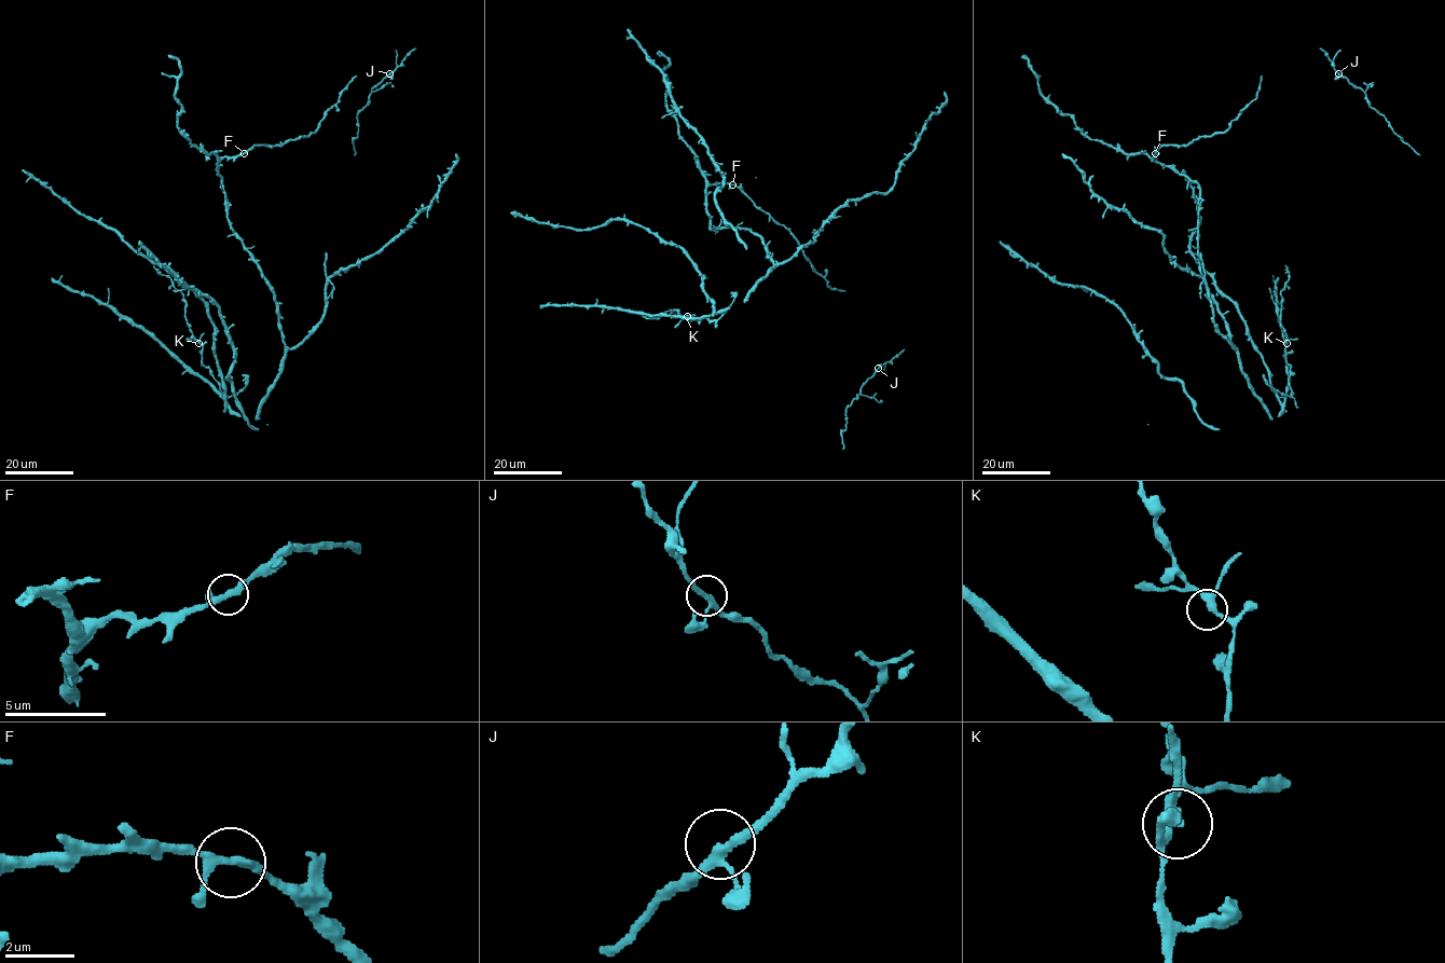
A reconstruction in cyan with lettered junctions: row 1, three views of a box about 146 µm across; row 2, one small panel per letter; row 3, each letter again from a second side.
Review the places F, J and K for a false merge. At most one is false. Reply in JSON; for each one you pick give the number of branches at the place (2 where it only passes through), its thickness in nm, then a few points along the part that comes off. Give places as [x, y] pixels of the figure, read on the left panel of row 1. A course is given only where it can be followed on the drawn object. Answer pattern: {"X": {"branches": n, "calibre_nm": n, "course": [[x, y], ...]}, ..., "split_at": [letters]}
{"split_at": []}

